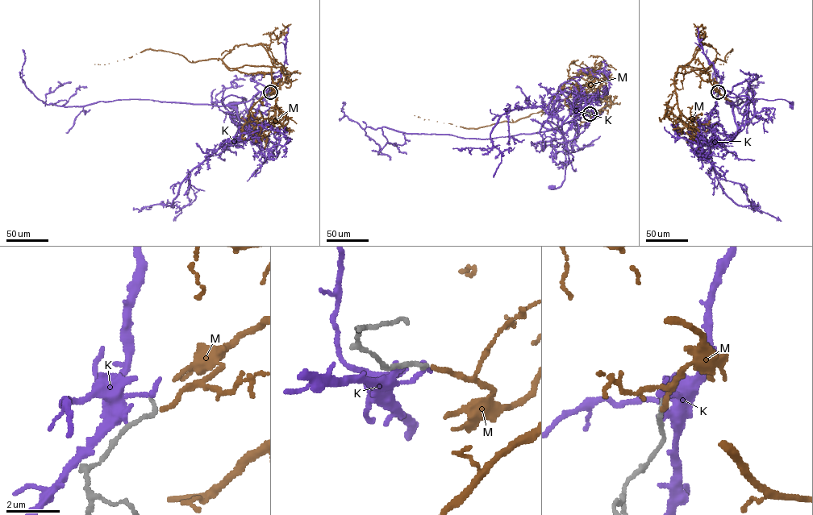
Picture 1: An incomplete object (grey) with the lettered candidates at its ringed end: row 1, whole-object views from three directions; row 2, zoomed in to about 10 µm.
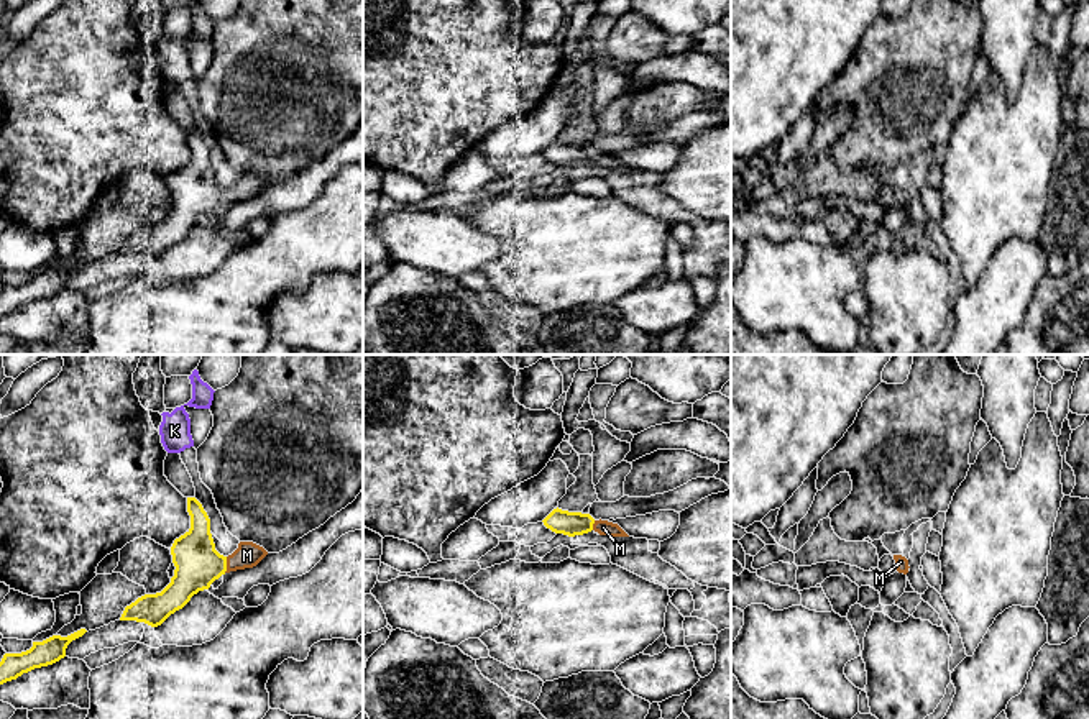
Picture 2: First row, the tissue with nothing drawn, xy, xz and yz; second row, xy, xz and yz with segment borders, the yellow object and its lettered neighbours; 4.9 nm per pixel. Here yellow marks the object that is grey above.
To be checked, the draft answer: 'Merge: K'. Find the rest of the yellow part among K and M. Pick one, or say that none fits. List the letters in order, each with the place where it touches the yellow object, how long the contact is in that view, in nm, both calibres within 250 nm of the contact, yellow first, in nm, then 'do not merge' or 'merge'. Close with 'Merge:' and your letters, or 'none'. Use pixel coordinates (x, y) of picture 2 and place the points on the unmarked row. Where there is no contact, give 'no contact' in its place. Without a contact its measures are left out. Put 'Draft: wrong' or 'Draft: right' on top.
Draft: wrong
K: no contact; do not merge
M: contact xy (225, 197); length 80 nm; calibres 220 and 120 nm; merge
Merge: M

